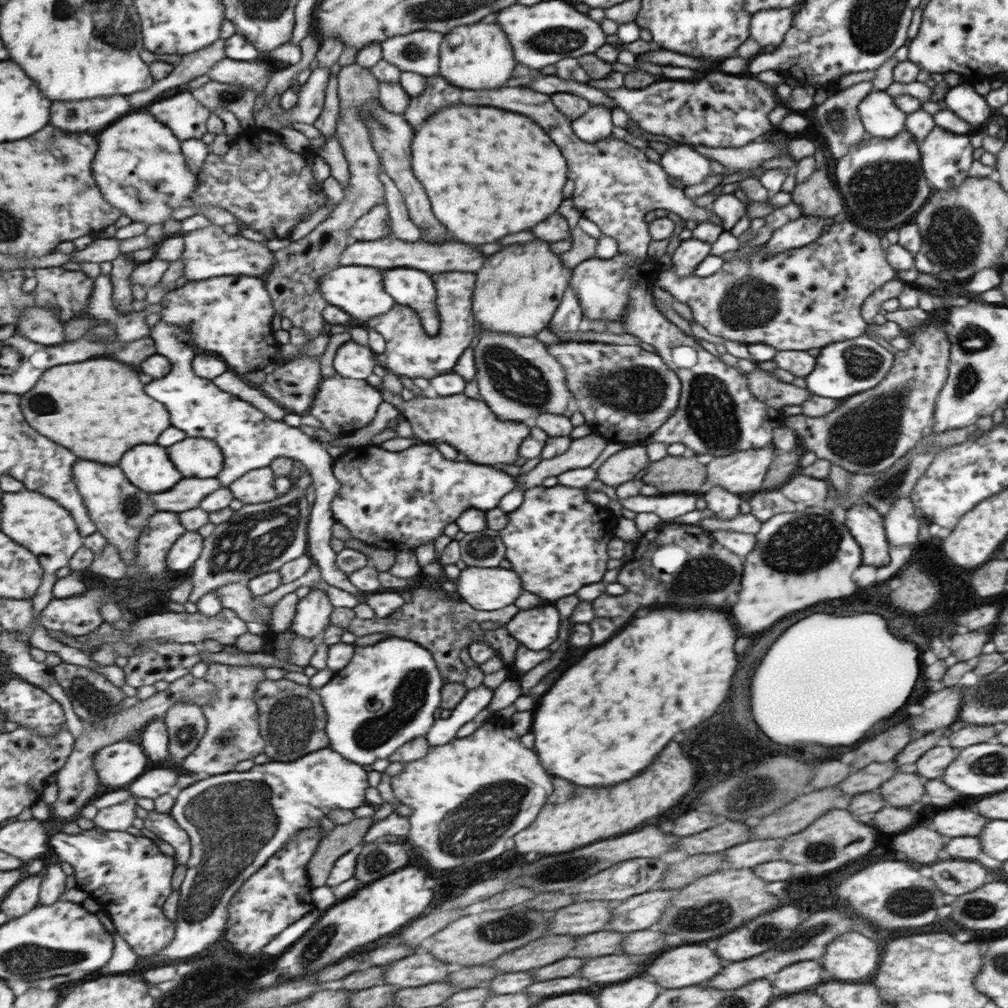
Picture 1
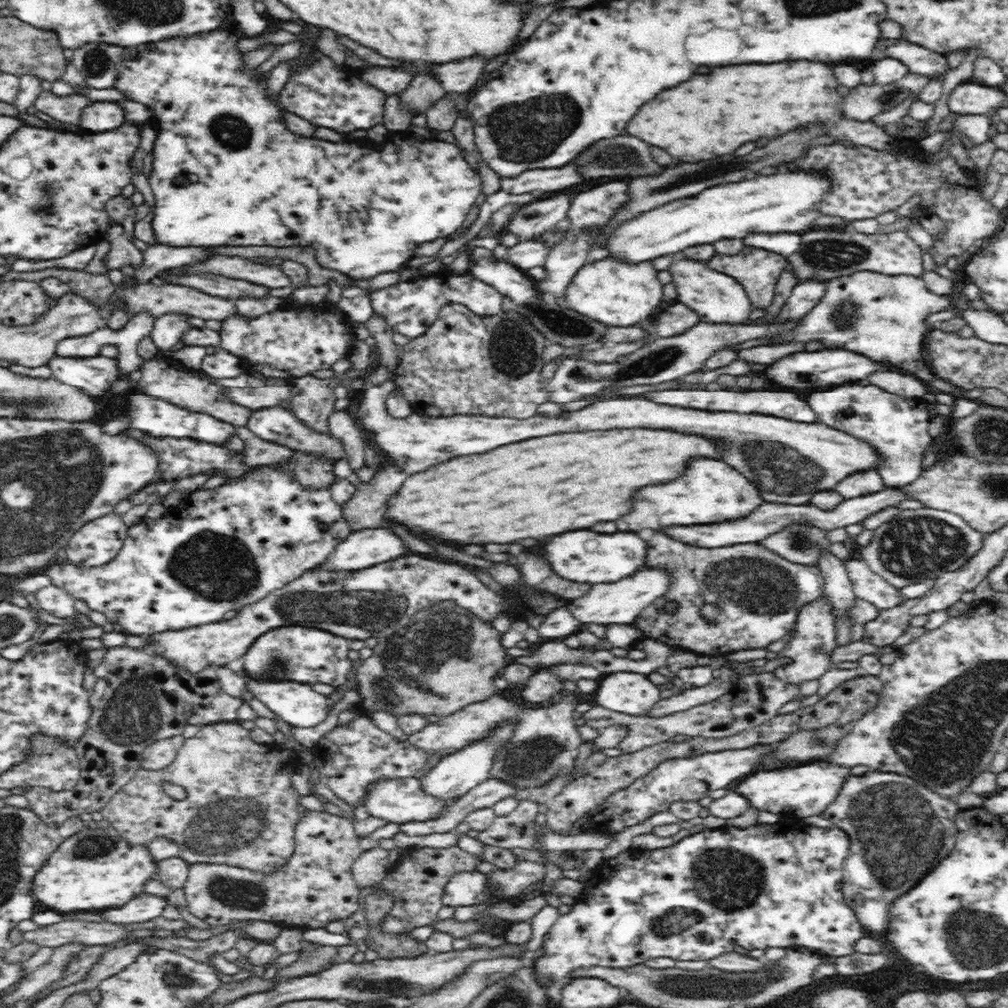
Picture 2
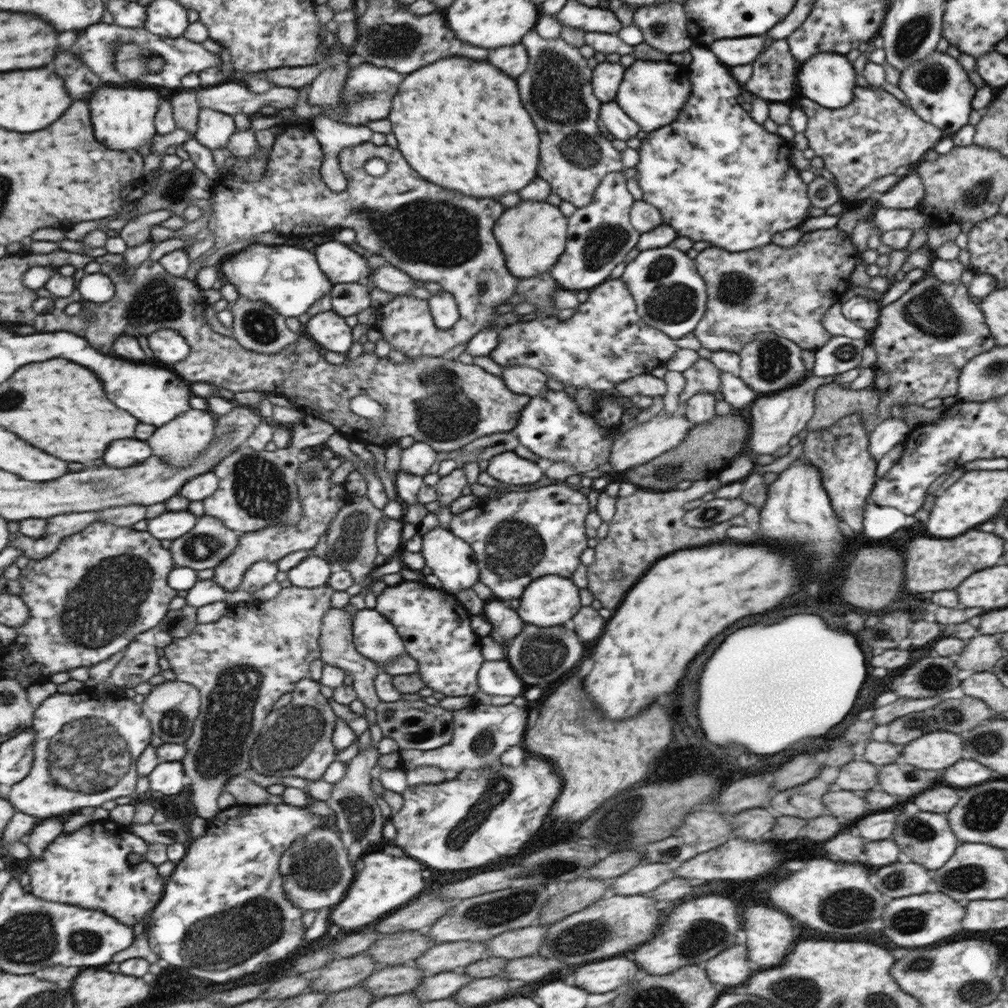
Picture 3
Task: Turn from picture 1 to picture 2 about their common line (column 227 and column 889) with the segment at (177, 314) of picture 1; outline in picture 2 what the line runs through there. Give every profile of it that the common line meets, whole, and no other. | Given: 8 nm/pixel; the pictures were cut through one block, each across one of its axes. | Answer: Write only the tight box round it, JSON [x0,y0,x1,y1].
[756,271,983,400]

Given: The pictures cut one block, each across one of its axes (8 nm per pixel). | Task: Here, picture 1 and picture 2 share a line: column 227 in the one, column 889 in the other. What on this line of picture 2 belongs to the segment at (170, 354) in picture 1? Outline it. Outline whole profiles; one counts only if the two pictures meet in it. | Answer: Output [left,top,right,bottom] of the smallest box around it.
[808,384,932,489]

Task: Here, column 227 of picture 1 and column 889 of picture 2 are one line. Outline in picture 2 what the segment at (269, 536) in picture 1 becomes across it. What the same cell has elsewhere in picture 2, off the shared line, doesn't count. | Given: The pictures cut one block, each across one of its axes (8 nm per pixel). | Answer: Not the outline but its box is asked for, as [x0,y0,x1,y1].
[862,506,984,590]

